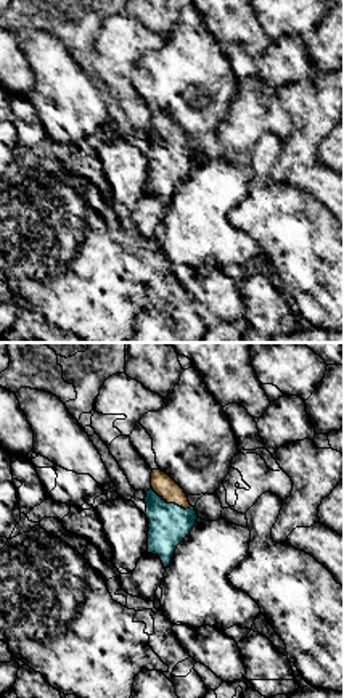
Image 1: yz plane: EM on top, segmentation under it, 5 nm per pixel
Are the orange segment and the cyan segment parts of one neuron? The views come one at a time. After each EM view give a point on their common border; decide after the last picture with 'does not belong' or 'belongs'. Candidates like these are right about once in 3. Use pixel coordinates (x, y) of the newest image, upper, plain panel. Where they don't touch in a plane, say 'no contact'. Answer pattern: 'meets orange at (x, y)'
meets orange at (171, 142)

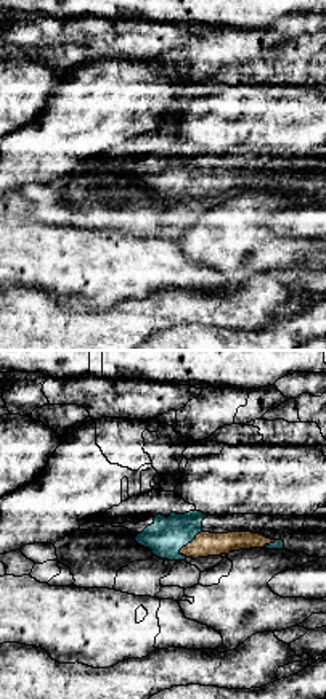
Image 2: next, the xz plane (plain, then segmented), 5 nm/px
meets orange at (188, 183)

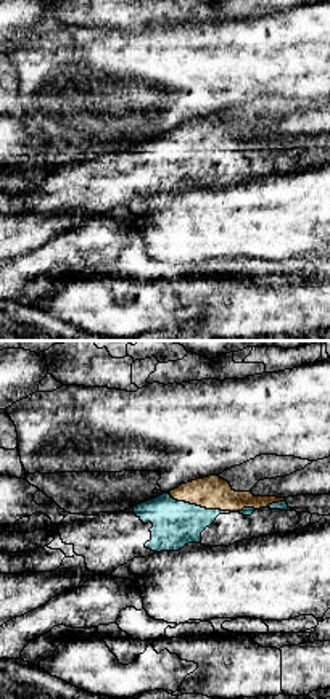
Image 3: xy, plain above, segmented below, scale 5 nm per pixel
meets orange at (200, 145)

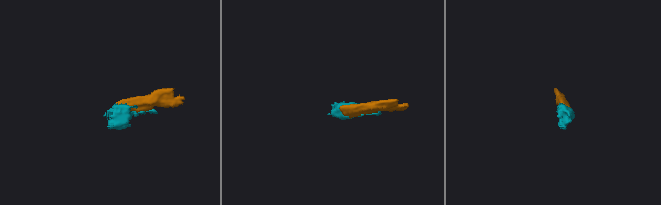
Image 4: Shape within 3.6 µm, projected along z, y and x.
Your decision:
belongs

